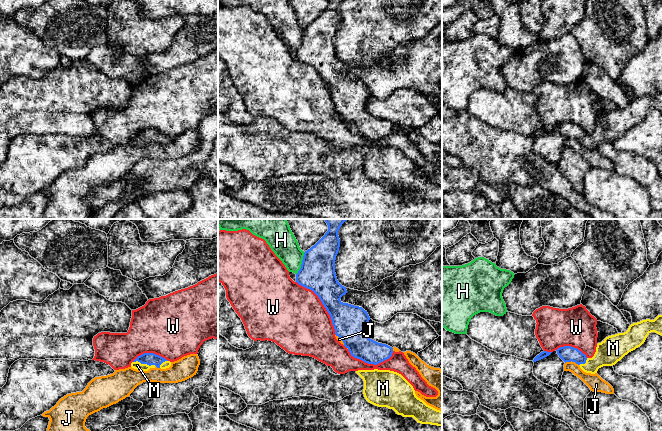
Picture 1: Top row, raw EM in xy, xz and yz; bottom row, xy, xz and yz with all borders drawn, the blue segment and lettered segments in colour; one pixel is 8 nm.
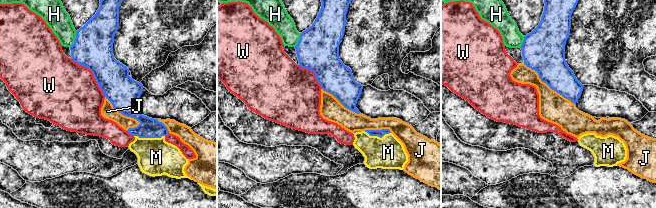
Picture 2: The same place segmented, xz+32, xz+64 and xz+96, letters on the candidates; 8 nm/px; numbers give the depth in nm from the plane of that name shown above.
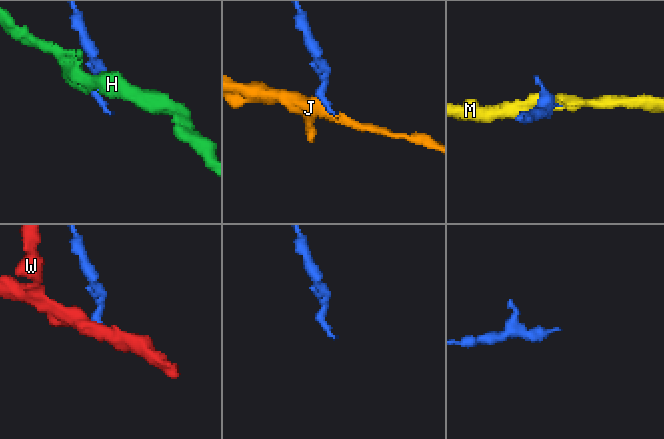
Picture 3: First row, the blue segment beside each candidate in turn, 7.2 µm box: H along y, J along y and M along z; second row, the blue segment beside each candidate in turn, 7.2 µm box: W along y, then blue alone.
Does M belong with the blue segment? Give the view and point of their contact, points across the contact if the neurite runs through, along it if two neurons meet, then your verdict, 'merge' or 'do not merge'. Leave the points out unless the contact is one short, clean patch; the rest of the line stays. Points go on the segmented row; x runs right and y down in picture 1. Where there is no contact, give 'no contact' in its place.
xy (145, 363) | across xy (150, 359), (145, 363), (137, 365) | merge

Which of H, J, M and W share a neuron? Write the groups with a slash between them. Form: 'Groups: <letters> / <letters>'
Groups: H / J / M / W

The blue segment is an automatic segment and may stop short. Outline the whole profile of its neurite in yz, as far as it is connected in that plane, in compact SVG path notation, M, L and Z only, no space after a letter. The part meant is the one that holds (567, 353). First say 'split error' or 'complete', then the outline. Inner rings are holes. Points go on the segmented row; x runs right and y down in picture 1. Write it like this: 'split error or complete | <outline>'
split error | M662 315L654 320L633 323L626 332L606 337L597 344L592 358L587 358L580 350L571 346L560 347L556 351L565 363L575 362L584 372L595 374L599 368L615 365L629 352L640 347L651 332L662 336Z

